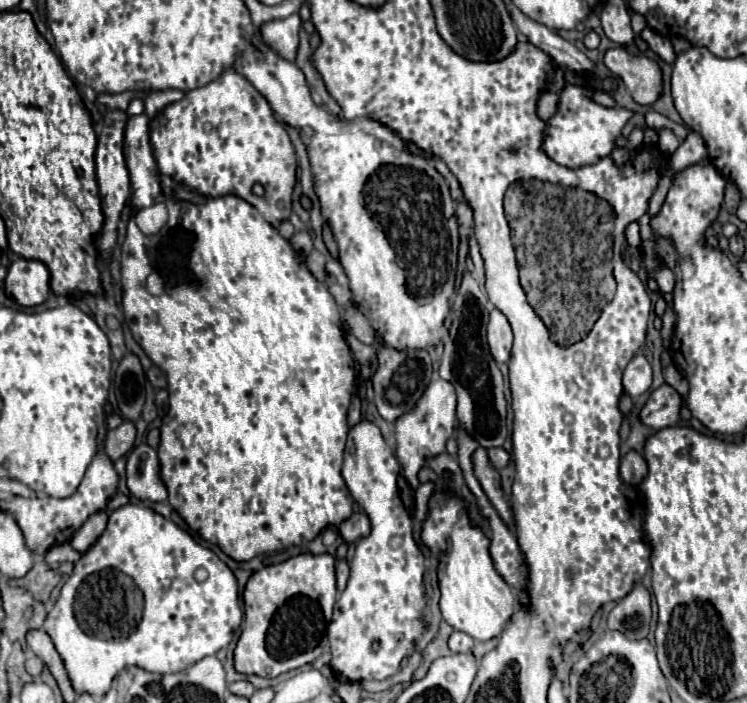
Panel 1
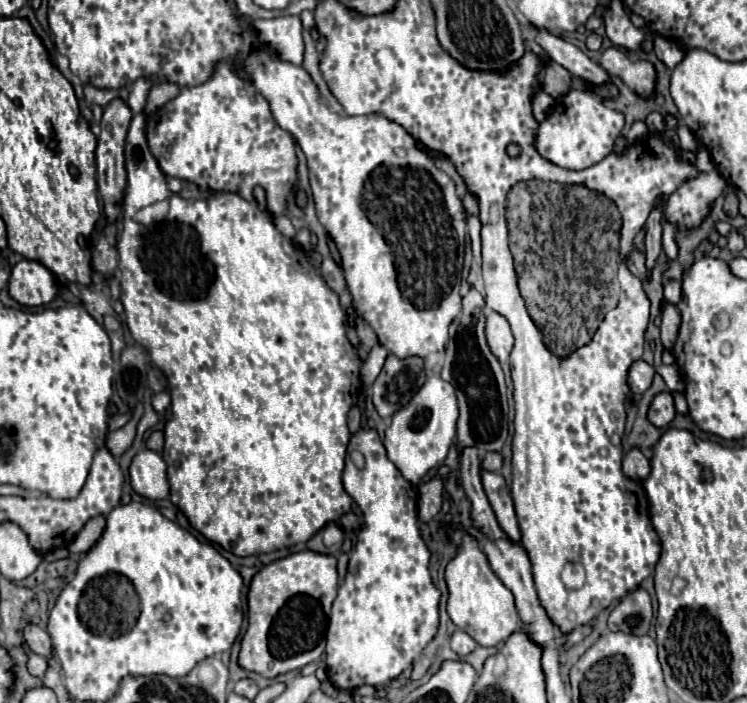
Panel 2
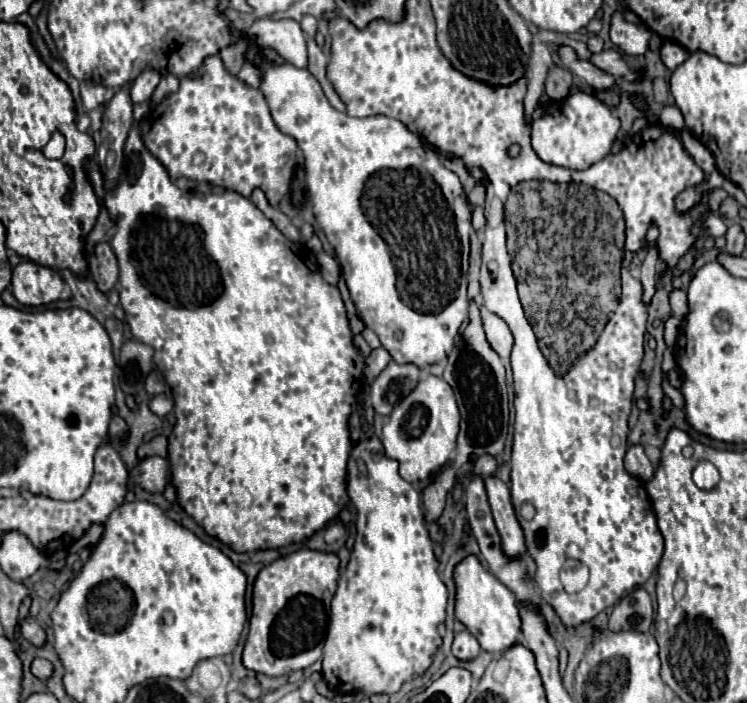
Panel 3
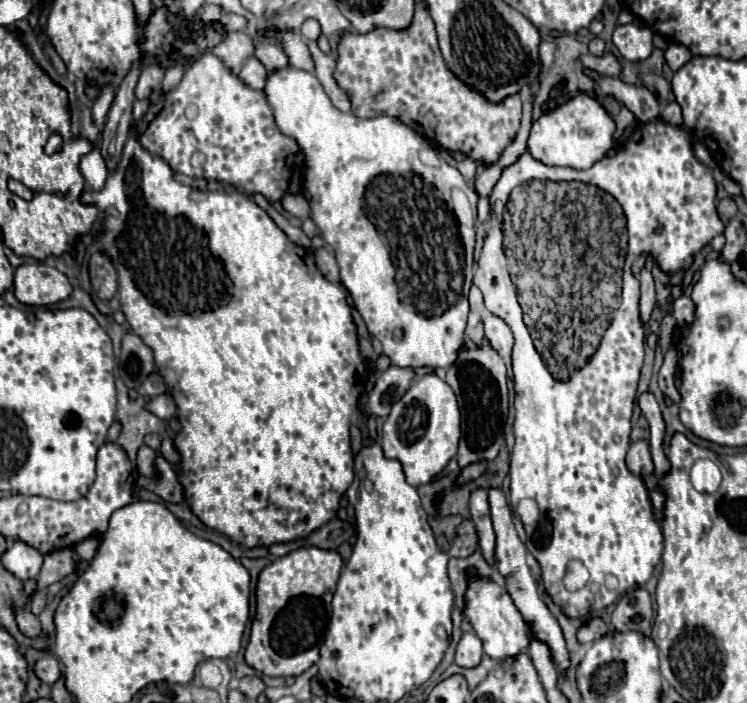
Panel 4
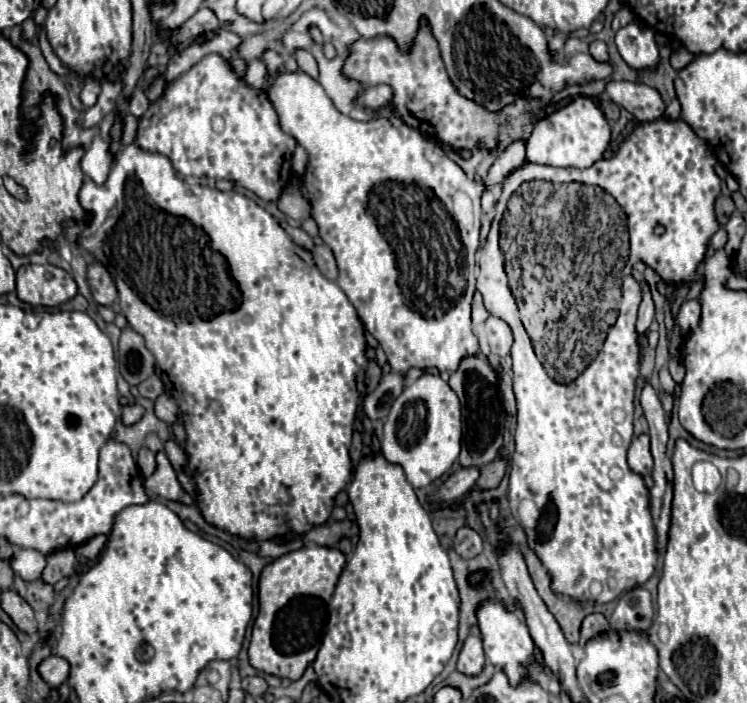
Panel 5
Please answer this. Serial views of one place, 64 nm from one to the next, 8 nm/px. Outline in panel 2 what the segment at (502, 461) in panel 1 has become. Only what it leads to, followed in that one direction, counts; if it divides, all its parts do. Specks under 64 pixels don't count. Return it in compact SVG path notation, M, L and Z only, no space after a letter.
M486 452L480 464L482 470L490 470L490 472L498 472L502 468L502 456L498 452Z

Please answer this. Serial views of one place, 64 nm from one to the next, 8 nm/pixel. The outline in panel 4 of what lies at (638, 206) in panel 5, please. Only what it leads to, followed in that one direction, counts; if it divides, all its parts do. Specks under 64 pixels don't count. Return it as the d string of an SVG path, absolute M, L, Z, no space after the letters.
M660 118L642 124L634 132L634 140L628 140L624 144L624 148L616 152L614 158L602 158L600 162L596 162L588 170L552 168L552 166L546 166L546 164L534 160L526 152L516 164L512 164L504 170L502 178L494 186L494 190L490 194L490 204L492 204L494 212L498 212L498 214L502 212L510 192L516 186L520 186L522 182L534 180L534 178L536 180L554 180L554 182L578 180L578 182L594 184L594 186L606 190L608 194L612 194L620 202L620 206L624 208L624 214L626 214L626 226L628 226L628 258L626 258L626 264L628 266L638 256L646 254L662 272L686 270L694 262L694 256L704 246L708 246L716 234L720 234L725 229L725 224L722 224L722 220L716 214L716 180L714 180L710 168L696 158L692 136L682 126L672 126L672 124L668 124Z

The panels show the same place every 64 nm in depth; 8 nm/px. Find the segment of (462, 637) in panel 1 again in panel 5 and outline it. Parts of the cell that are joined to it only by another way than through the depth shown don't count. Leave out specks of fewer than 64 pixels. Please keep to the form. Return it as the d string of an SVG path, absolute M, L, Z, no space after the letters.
M470 634L458 656L458 672L466 676L478 676L484 670L484 664L486 664L486 656L482 648L482 638Z

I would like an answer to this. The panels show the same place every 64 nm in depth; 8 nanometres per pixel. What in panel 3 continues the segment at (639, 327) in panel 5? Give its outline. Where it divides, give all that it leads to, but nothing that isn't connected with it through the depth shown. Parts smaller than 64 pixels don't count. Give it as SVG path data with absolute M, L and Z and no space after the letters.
M650 226L648 234L646 234L646 240L648 240L648 254L642 262L642 276L640 276L640 282L642 282L642 288L644 288L644 304L648 306L652 302L652 296L656 292L656 262L658 262L658 250L656 250L656 238L658 238L658 228L656 226Z

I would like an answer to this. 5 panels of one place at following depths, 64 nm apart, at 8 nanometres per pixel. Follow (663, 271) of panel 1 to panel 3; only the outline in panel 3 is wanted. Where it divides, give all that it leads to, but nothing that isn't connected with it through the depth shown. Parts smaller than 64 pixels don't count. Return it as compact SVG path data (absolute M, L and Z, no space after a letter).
M672 290L672 294L670 294L670 306L672 306L672 314L678 320L686 320L686 316L688 316L688 298L686 298L686 292Z

